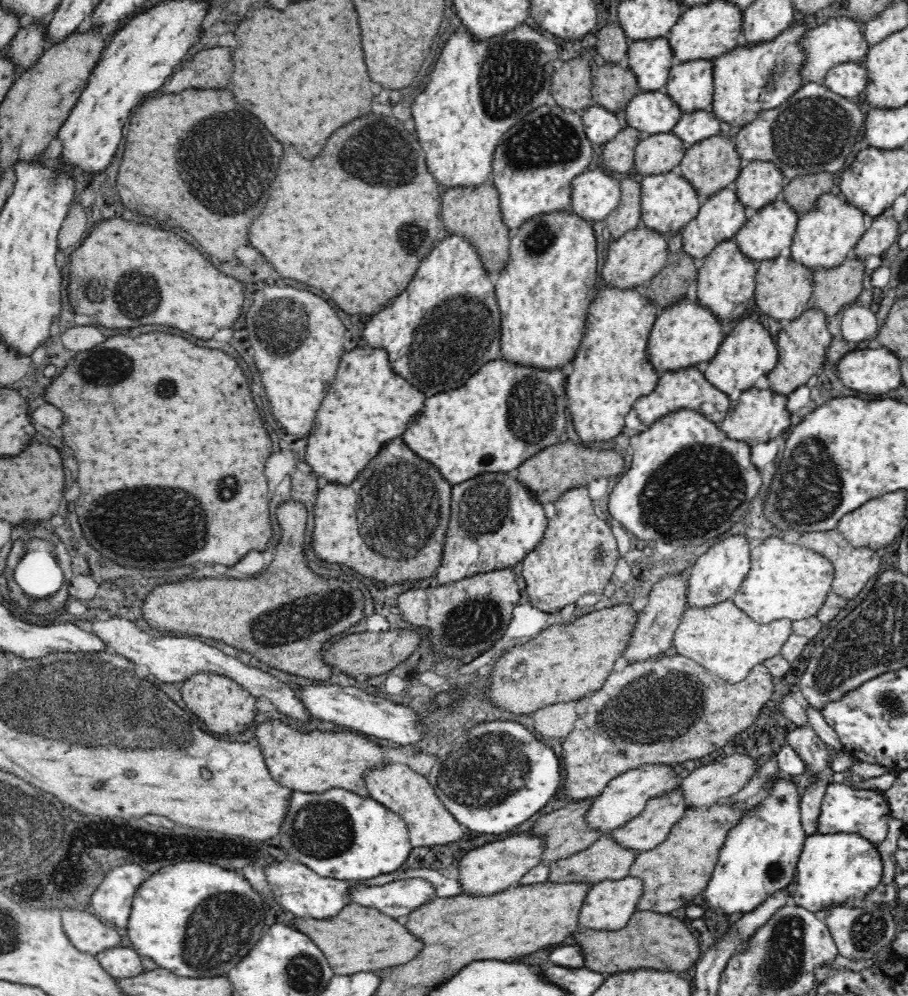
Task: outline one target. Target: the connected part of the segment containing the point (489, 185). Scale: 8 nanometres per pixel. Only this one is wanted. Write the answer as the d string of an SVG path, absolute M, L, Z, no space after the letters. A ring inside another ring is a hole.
M490 176L478 184L453 183L444 192L441 206L446 230L452 234L466 234L482 254L484 266L493 275L500 271L509 256L511 235L509 226L503 221L499 191L493 178Z

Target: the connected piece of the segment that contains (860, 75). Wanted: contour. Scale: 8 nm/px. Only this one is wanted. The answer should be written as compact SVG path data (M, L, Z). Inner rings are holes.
M860 60L842 62L834 66L826 76L825 84L840 96L860 99L869 87L870 73L867 64Z

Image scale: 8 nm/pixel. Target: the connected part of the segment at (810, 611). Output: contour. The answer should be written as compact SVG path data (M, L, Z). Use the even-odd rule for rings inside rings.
M769 532L763 544L752 548L750 570L731 599L753 621L795 621L816 614L831 591L832 580L832 563L826 558L796 543L786 544L780 538L772 538Z

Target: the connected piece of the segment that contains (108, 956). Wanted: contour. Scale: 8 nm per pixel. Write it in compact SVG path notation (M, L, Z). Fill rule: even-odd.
M122 945L106 946L102 950L96 950L94 959L100 963L100 968L113 978L128 978L140 974L148 966L136 956L134 949Z

